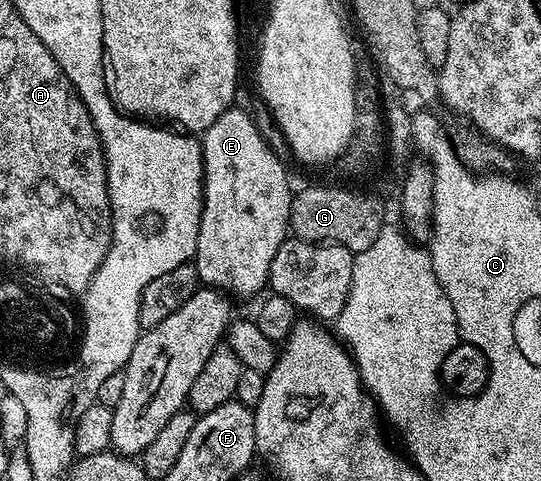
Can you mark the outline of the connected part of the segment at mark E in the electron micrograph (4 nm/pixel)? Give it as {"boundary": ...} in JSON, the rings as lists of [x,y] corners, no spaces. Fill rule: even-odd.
{"boundary":[[[236,105],[229,107],[227,111],[222,113],[222,117],[218,117],[218,121],[214,121],[214,125],[210,125],[202,132],[200,148],[204,158],[204,208],[200,218],[198,245],[196,246],[194,262],[196,264],[196,272],[203,286],[222,291],[229,297],[237,295],[240,299],[248,299],[251,295],[256,295],[260,290],[265,290],[268,287],[270,261],[274,261],[274,253],[278,253],[278,249],[284,244],[284,240],[289,238],[290,228],[288,222],[290,221],[290,205],[292,204],[294,187],[288,184],[288,171],[284,168],[283,161],[272,152],[271,145],[264,140],[263,133],[256,128],[255,121],[246,112],[239,111],[238,108],[239,106]]]}

